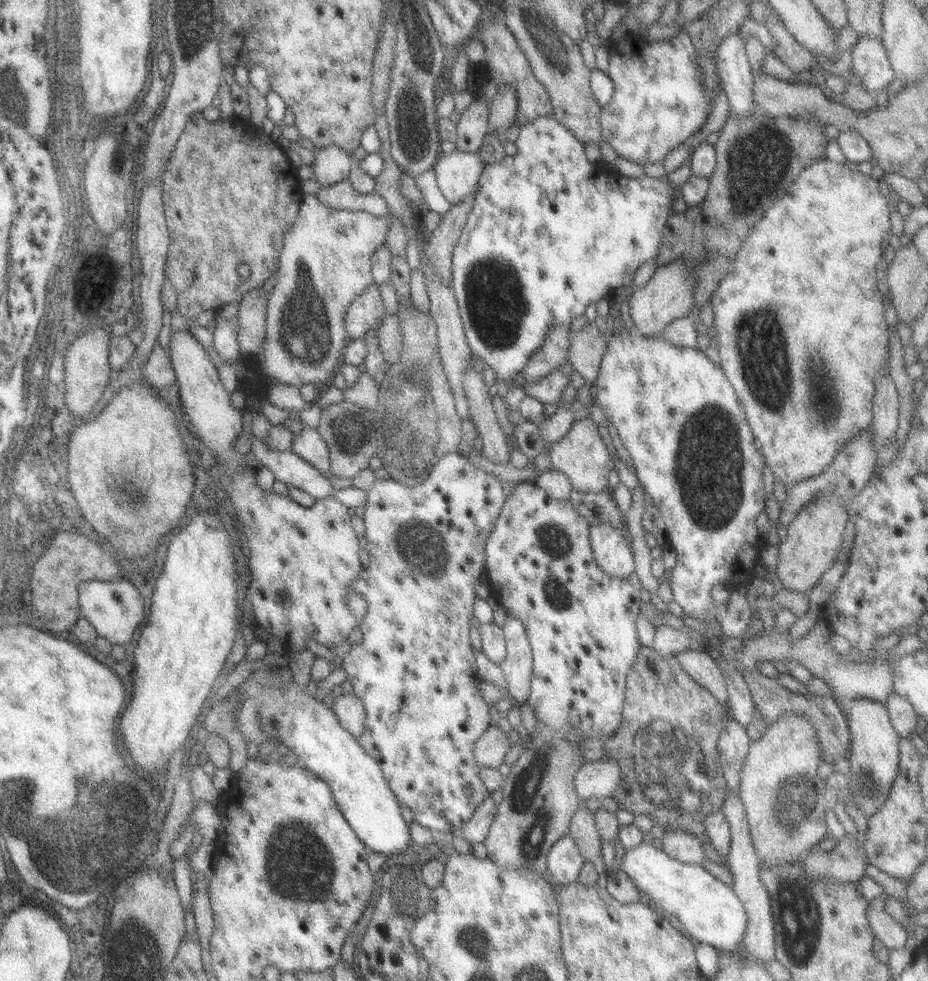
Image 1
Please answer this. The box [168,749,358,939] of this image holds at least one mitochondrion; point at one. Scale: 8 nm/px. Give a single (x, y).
(297, 865)

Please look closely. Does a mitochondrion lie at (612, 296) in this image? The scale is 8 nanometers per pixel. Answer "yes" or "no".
no

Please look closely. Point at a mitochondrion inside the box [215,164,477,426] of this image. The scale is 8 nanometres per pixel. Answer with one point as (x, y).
(306, 339)

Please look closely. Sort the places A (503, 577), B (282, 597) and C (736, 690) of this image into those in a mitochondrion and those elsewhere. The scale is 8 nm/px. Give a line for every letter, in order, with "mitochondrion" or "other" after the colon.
A: other
B: other
C: other

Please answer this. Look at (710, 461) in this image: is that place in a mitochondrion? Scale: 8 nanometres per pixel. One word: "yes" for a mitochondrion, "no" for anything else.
yes

